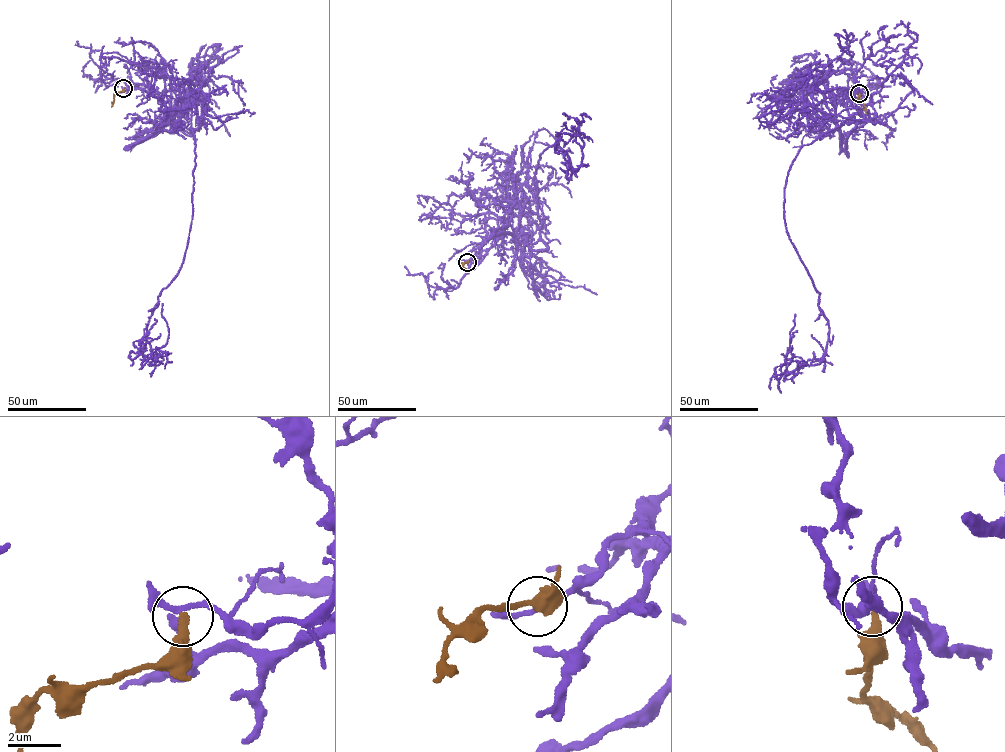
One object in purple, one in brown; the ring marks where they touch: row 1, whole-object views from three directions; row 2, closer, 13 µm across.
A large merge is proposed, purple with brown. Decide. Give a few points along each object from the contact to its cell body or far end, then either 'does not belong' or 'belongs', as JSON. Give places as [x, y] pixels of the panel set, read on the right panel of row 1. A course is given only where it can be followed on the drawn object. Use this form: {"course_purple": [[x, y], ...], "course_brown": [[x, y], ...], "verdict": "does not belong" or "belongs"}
{"course_purple": [[859, 93], [852, 130], [874, 124], [805, 144], [786, 179], [829, 329], [822, 359], [787, 372], [797, 330]], "course_brown": [[859, 93], [866, 113]], "verdict": "does not belong"}

